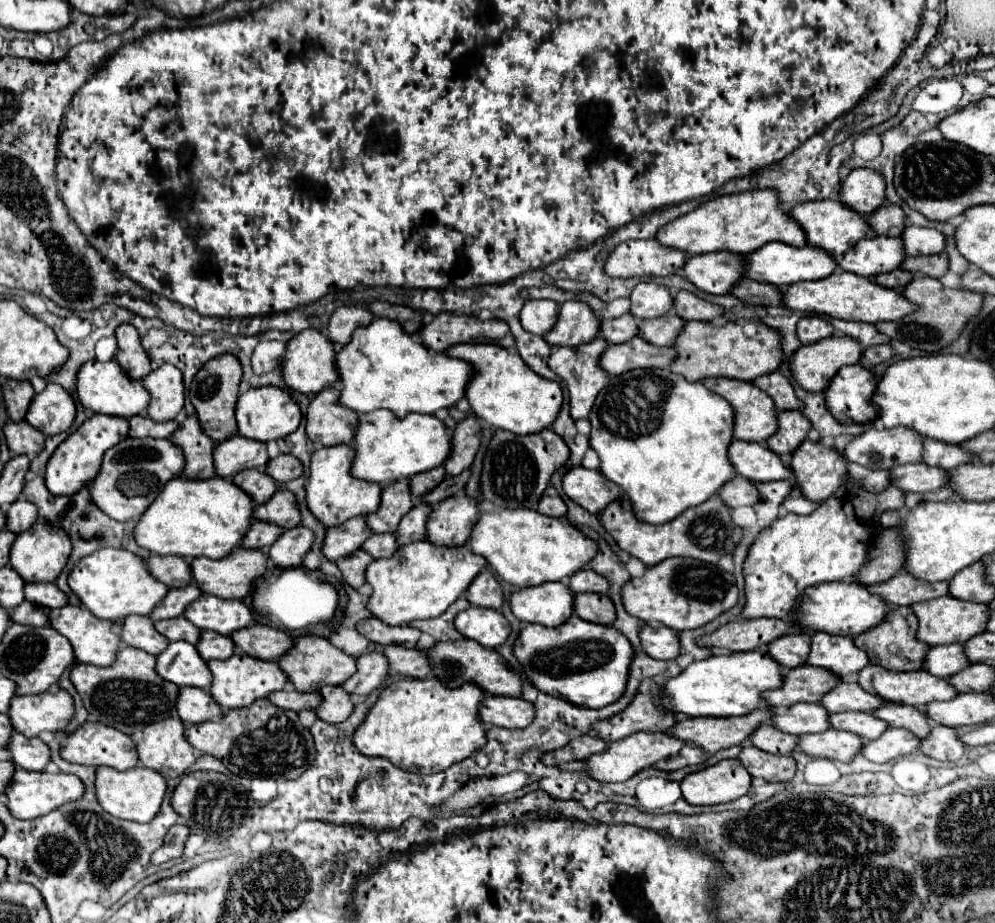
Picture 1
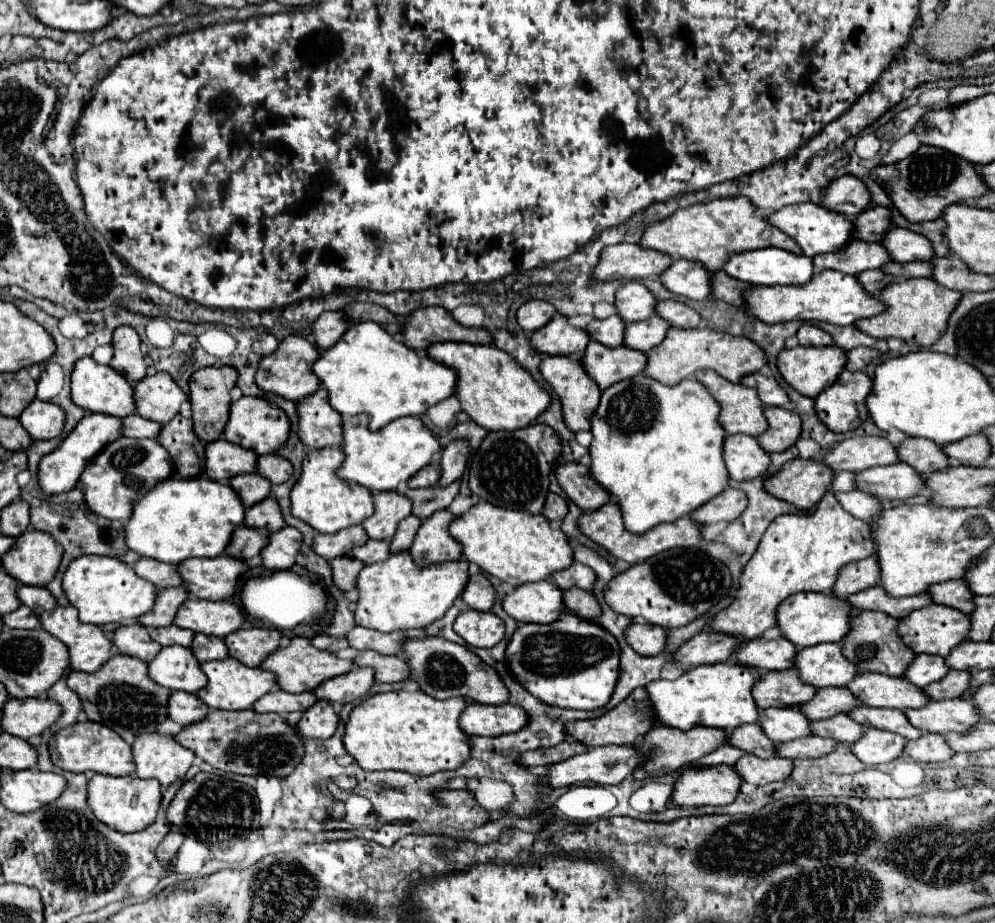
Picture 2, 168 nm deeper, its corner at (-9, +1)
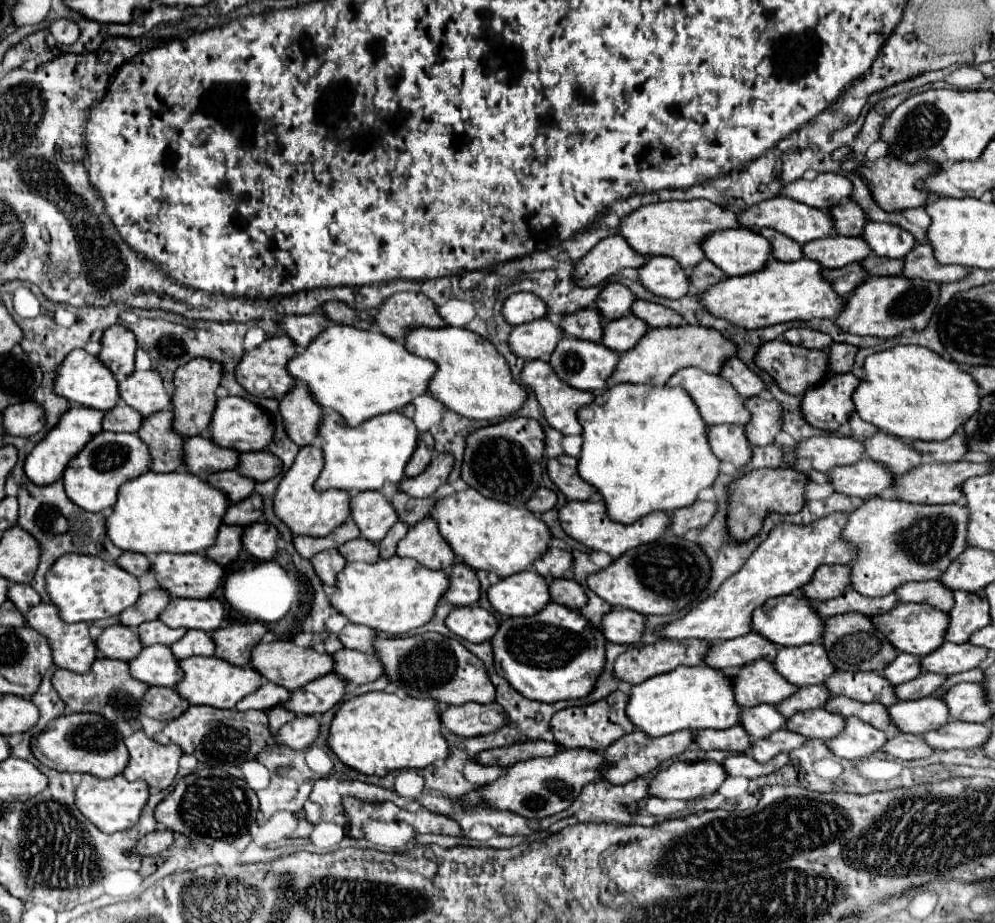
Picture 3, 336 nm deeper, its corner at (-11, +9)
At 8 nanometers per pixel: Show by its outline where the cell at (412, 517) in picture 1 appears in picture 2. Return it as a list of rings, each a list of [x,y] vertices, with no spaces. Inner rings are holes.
[[[409,515],[407,519],[403,519],[397,527],[397,533],[395,533],[391,545],[389,545],[389,553],[399,553],[399,551],[409,549],[419,525],[421,525],[421,521],[415,515]]]

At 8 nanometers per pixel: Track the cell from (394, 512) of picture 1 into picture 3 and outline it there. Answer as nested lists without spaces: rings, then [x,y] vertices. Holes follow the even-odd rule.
[[[359,491],[351,497],[351,517],[357,523],[361,537],[379,543],[391,525],[399,521],[395,507],[381,491]]]

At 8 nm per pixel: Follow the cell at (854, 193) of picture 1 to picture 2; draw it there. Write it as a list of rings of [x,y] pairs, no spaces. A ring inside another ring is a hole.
[[[843,175],[839,179],[833,179],[825,187],[825,197],[819,205],[845,215],[847,219],[855,219],[869,203],[871,197],[861,179],[853,175]]]

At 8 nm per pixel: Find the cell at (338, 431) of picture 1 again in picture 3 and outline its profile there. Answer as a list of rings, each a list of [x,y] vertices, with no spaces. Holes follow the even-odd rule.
[[[301,381],[281,397],[279,409],[285,421],[287,435],[299,445],[311,445],[317,439],[319,419],[323,417],[323,409],[319,409],[319,403],[315,403],[313,395],[309,393],[309,387]]]

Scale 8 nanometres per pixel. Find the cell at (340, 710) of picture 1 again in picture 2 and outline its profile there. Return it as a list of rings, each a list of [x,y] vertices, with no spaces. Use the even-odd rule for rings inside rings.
[[[317,701],[297,723],[297,733],[303,739],[329,739],[337,729],[337,713],[333,705]]]

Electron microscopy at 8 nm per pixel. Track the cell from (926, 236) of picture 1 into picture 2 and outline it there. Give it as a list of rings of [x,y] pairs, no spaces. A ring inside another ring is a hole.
[[[891,227],[881,239],[881,245],[887,247],[891,261],[909,263],[909,261],[929,261],[933,257],[933,247],[929,239],[909,229]]]

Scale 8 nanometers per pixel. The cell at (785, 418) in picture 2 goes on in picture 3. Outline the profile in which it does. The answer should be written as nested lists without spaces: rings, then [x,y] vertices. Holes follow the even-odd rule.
[[[761,397],[747,399],[747,409],[751,411],[749,427],[745,427],[751,445],[771,445],[775,435],[783,425],[783,405],[775,399],[765,401]]]

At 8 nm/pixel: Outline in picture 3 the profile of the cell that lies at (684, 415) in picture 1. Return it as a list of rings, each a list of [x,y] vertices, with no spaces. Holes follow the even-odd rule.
[[[617,383],[597,395],[593,403],[579,409],[583,425],[583,449],[579,455],[579,475],[591,483],[607,503],[611,519],[631,525],[641,517],[663,511],[673,513],[697,501],[701,489],[711,487],[719,475],[721,461],[709,447],[707,429],[695,401],[683,387],[659,387],[651,383]]]

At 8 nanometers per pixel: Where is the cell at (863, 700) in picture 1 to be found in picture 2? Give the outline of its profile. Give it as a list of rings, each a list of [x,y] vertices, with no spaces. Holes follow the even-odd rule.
[[[827,687],[825,691],[817,691],[815,697],[799,709],[807,719],[817,721],[833,717],[837,713],[847,713],[857,705],[859,701],[851,695],[851,691],[845,691],[845,687]]]

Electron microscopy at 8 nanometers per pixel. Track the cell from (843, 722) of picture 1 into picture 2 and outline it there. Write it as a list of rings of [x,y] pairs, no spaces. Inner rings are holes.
[[[835,715],[833,719],[819,719],[811,723],[811,735],[835,739],[839,743],[853,743],[861,739],[863,727],[849,715]]]

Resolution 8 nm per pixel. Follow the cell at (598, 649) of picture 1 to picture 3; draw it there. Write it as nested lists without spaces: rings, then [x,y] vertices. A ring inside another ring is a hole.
[[[549,603],[533,617],[505,619],[491,643],[499,675],[503,675],[523,697],[543,703],[587,697],[595,689],[607,661],[607,639],[603,631],[591,627],[579,611],[559,603]]]

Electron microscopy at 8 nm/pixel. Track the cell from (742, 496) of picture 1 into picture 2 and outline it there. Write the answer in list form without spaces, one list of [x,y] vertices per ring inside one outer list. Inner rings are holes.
[[[729,487],[715,499],[701,505],[689,517],[701,525],[703,540],[713,540],[729,523],[737,519],[737,515],[741,515],[743,509],[745,509],[745,493]]]

